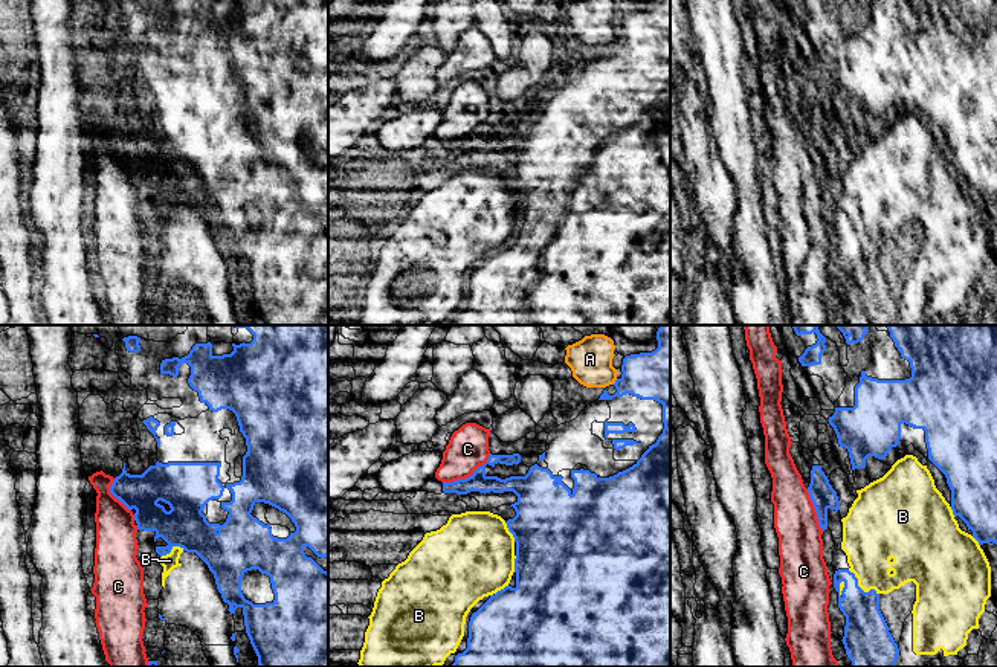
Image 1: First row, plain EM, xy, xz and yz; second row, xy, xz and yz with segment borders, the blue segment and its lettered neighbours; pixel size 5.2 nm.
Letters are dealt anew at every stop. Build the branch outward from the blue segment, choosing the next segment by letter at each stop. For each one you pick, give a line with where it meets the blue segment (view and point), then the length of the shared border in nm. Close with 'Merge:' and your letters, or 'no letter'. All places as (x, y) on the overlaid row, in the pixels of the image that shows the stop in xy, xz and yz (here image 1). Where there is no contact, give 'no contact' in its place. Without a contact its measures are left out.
Merge: no letter

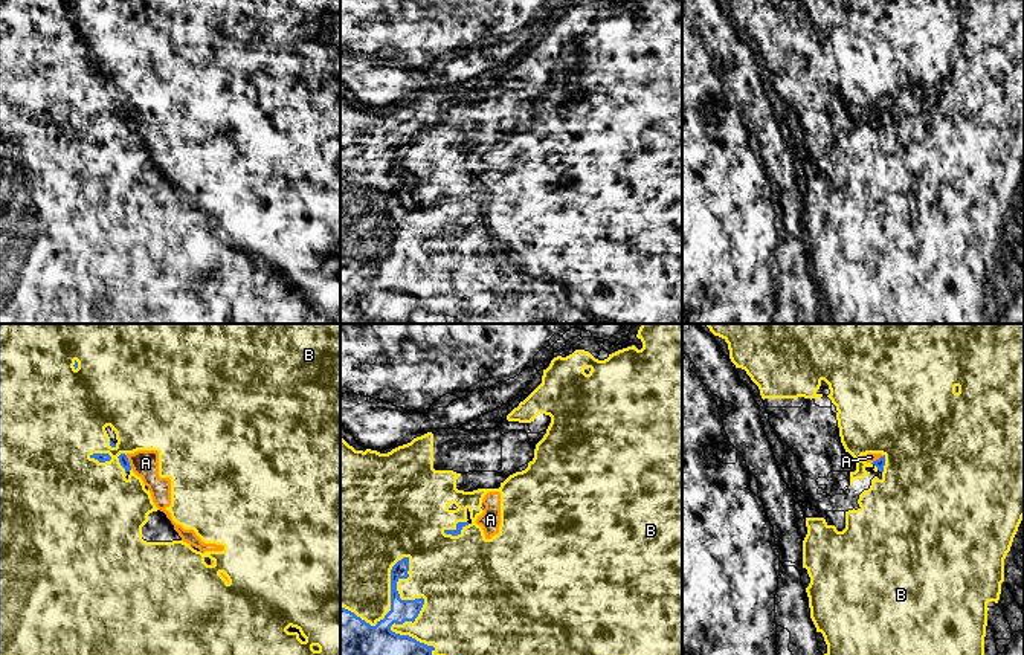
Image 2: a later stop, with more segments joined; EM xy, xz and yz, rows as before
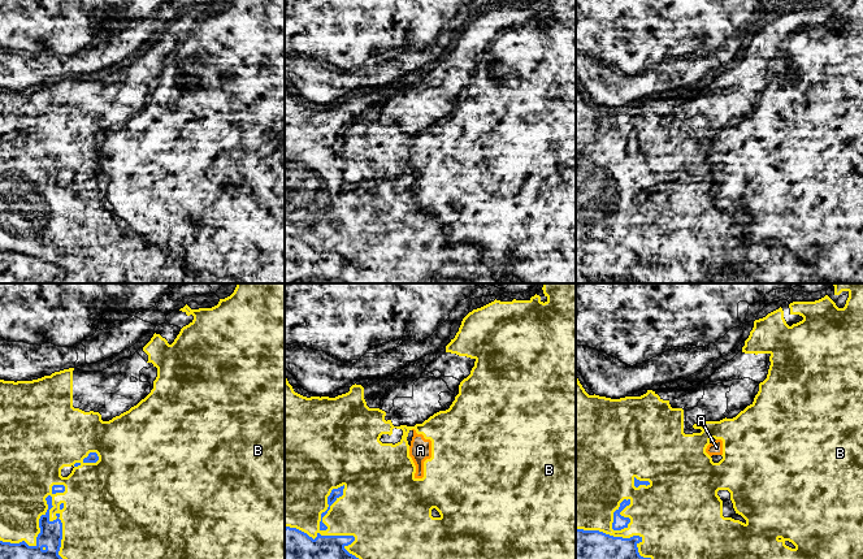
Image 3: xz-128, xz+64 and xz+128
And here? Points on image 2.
Merge: no letter

